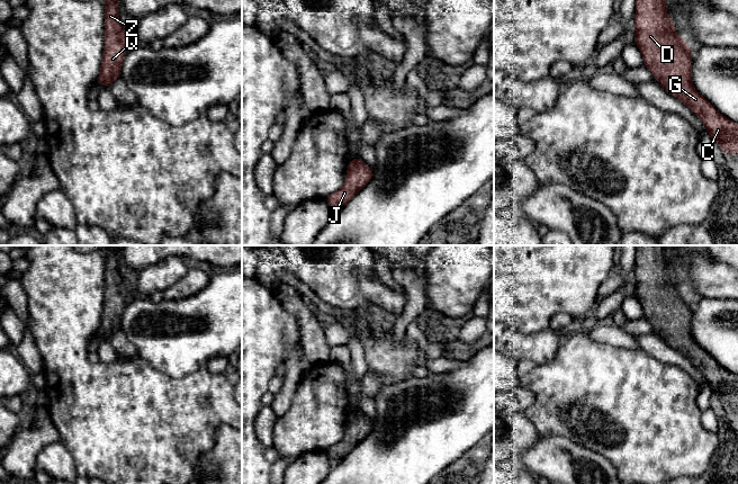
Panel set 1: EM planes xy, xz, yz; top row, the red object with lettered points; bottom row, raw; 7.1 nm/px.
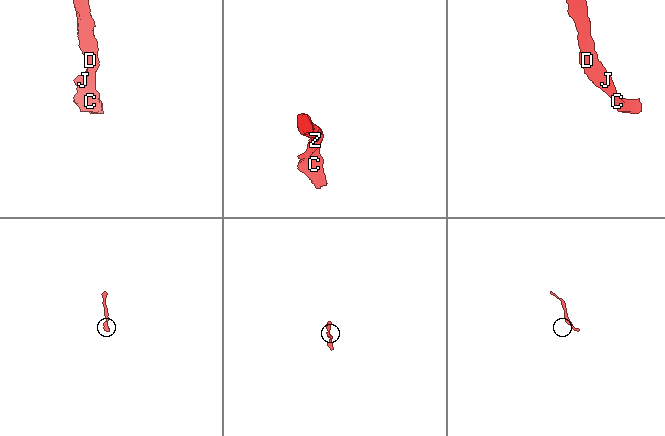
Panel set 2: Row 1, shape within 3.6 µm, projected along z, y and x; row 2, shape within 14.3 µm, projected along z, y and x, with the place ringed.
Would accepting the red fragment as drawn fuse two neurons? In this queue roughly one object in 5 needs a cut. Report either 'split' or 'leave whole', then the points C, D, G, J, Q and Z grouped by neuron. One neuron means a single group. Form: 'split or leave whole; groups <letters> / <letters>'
leave whole; groups C D G J Q Z

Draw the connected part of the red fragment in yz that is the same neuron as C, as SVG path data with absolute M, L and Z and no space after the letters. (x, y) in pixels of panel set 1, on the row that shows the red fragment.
M636 0L634 43L644 56L644 65L650 70L654 78L672 96L686 105L703 120L709 136L717 141L722 153L738 153L738 124L722 116L692 84L692 48L682 39L670 20L667 0Z

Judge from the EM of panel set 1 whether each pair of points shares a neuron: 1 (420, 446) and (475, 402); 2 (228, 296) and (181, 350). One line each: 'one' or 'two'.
1: one
2: one

